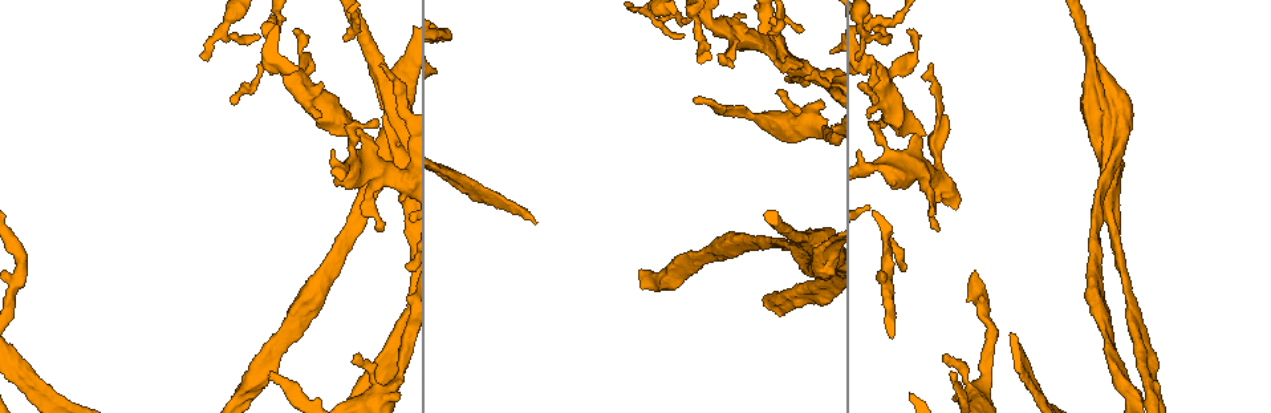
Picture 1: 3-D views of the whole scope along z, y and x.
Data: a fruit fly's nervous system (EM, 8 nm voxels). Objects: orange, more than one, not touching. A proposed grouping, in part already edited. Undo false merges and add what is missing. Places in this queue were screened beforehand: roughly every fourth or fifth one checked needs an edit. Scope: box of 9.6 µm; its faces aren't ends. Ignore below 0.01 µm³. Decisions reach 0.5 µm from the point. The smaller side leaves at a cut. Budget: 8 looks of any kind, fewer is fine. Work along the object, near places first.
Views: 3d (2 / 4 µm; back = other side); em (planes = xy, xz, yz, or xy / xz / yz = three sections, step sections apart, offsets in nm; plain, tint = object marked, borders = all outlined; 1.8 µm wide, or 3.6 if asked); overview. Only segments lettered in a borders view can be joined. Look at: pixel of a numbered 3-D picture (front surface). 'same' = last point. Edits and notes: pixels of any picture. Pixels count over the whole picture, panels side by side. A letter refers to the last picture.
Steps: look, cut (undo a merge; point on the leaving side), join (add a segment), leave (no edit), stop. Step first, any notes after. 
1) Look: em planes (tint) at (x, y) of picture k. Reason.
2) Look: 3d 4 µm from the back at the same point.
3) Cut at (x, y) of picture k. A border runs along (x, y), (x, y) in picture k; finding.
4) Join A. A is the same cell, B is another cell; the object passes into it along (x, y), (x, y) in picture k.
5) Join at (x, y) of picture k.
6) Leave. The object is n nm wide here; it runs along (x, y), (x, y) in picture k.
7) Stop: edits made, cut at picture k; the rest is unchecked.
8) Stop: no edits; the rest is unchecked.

Look: em 3.6 µm planes (borders) at (823, 252) of picture 1. Calibre changes.

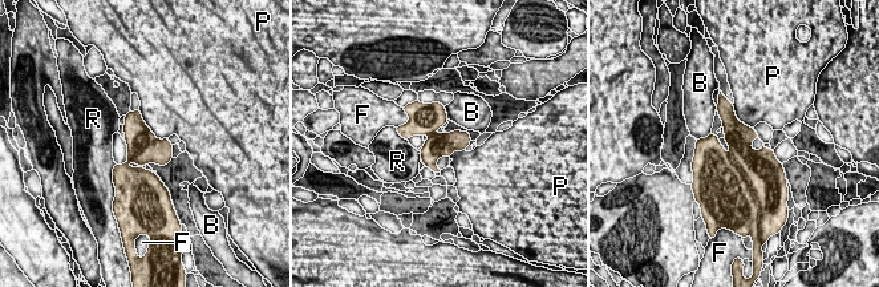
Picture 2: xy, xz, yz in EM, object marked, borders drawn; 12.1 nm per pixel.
Leave. B, F, P and R are other cells; all the same cell.

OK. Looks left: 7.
Look: 3d 4 µm at (695, 98) of picture 1. Long arm stops here.

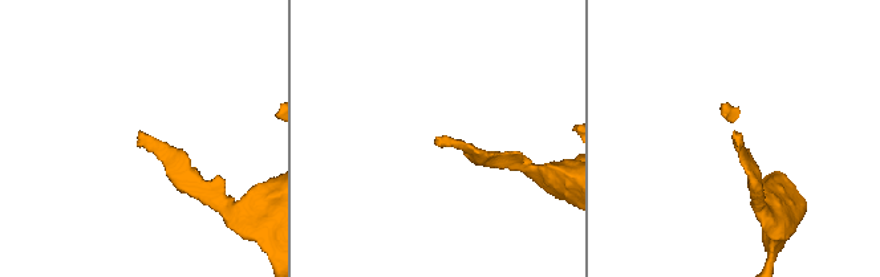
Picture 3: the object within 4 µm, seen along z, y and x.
Look: em planes (borders) at (732, 135) of picture 3.

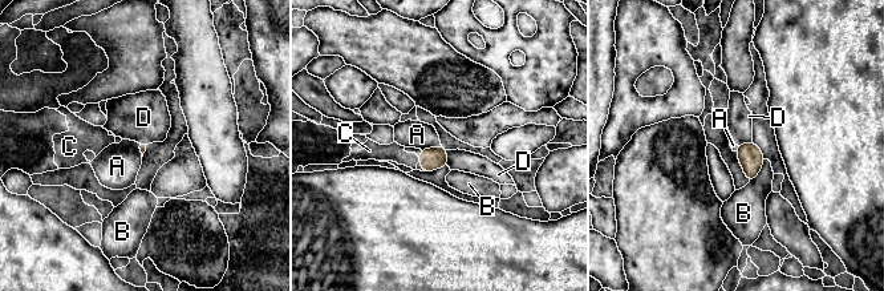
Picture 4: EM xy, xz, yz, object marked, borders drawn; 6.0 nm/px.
Join C. C is the same cell, A, B and D are other cells; the object passes into it along (433, 158), (420, 160), (393, 152) in picture 4; it goes on there.

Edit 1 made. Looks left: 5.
Look: em yz step 16 (tint) at (383, 361) of picture 1. Touches itself.

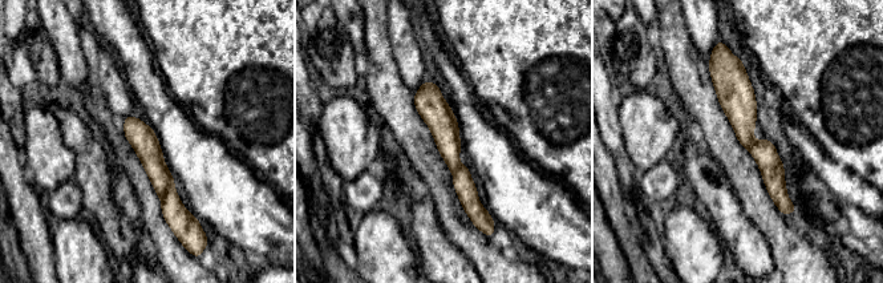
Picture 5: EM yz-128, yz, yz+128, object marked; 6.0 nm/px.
Look: em yz step 16 (borders) at the same point.

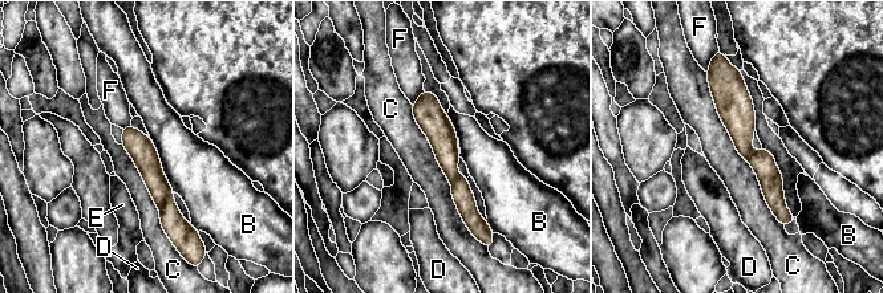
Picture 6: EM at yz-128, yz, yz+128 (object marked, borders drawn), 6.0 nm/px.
Leave. B, C, D, E and F are other cells; it runs along (734, 72), (744, 149), (768, 173), (780, 214) in picture 6; one cell here.

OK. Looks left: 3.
Stop: edits made, join at picture 4; the rest is unchecked.

